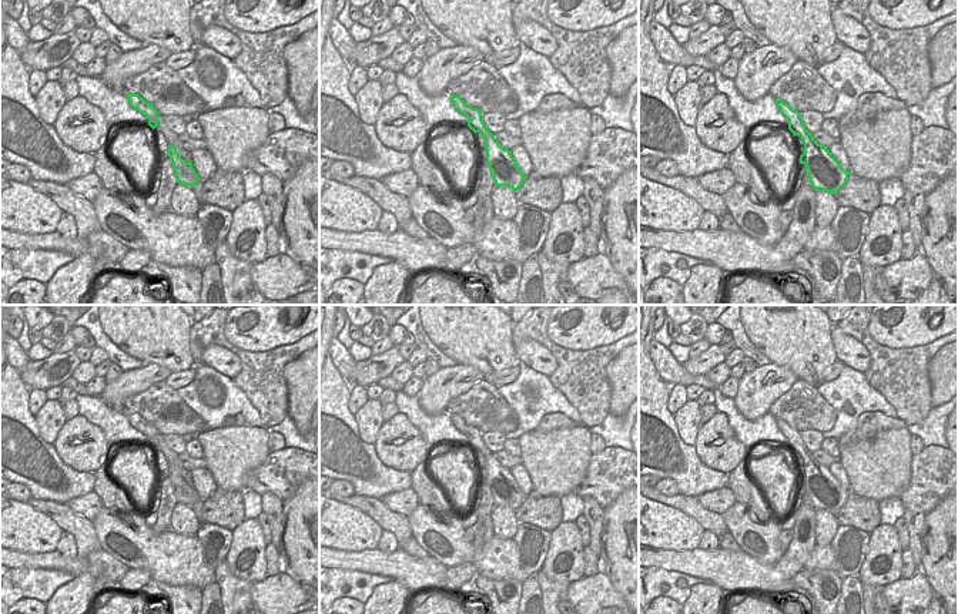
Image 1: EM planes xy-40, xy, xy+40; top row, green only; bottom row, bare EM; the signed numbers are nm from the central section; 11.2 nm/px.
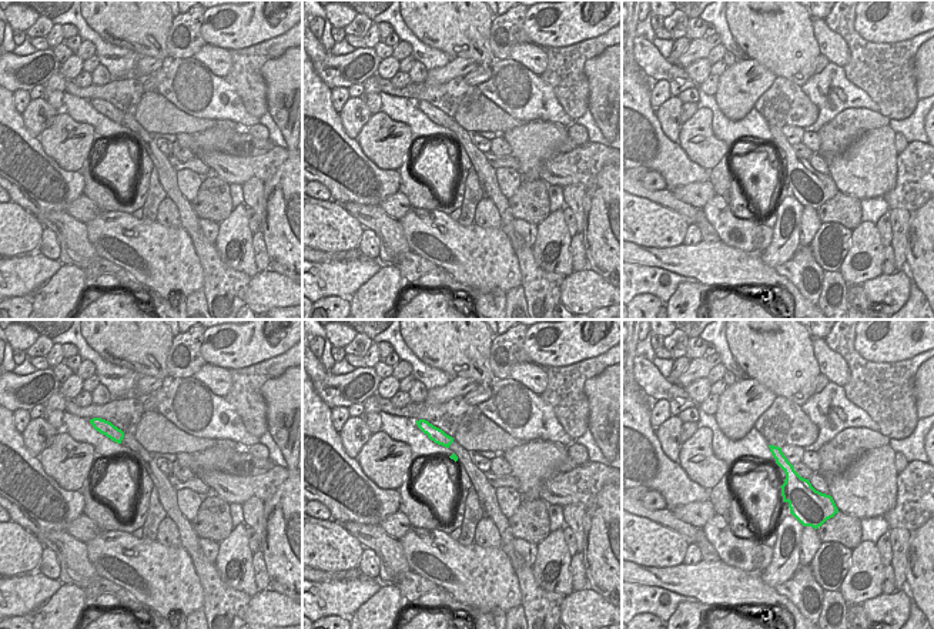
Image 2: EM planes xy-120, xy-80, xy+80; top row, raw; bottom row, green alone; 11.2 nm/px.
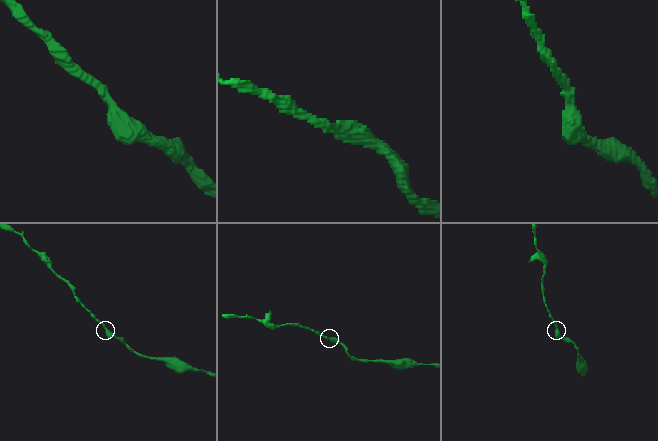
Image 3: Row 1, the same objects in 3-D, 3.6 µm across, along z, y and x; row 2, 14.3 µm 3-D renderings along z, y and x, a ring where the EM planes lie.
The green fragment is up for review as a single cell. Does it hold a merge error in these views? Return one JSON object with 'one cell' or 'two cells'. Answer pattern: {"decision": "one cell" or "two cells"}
{"decision": "one cell"}

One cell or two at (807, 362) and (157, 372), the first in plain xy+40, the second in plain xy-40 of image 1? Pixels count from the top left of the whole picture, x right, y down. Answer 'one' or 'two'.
two

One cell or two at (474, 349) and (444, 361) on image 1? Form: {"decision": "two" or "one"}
{"decision": "two"}

